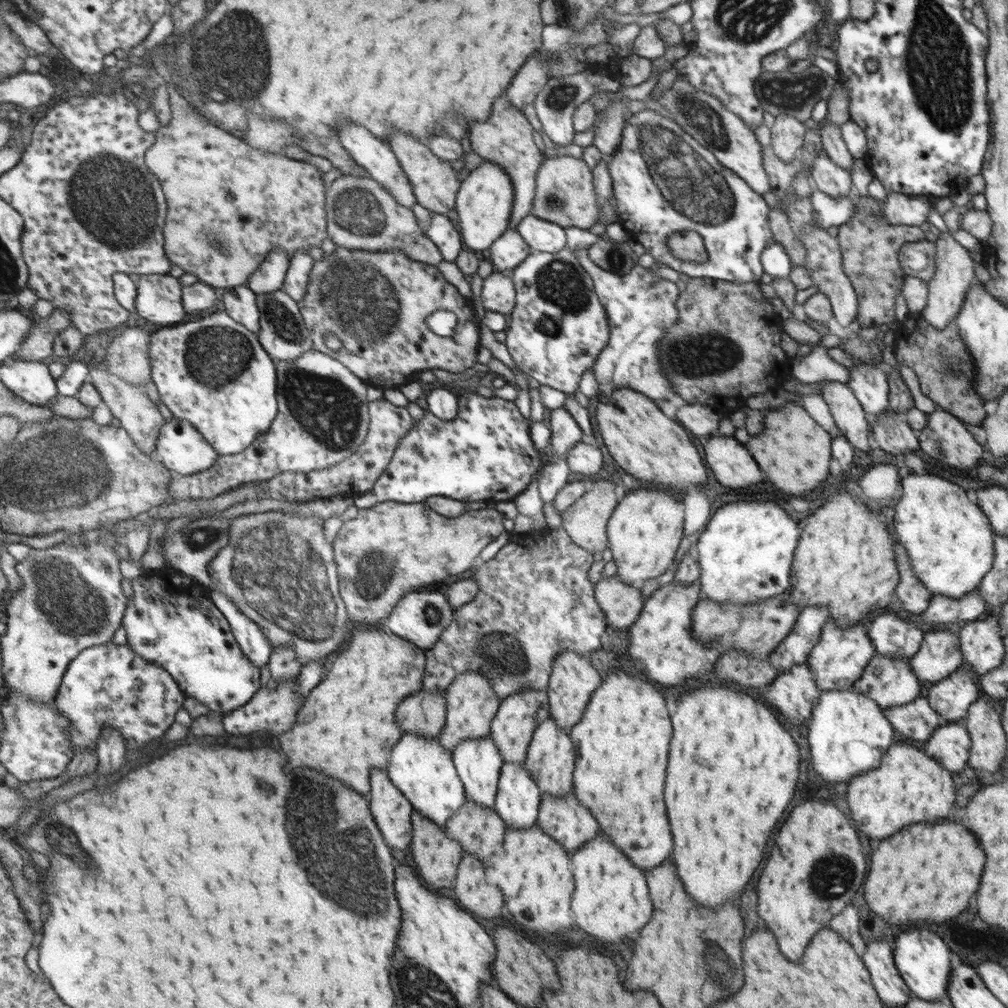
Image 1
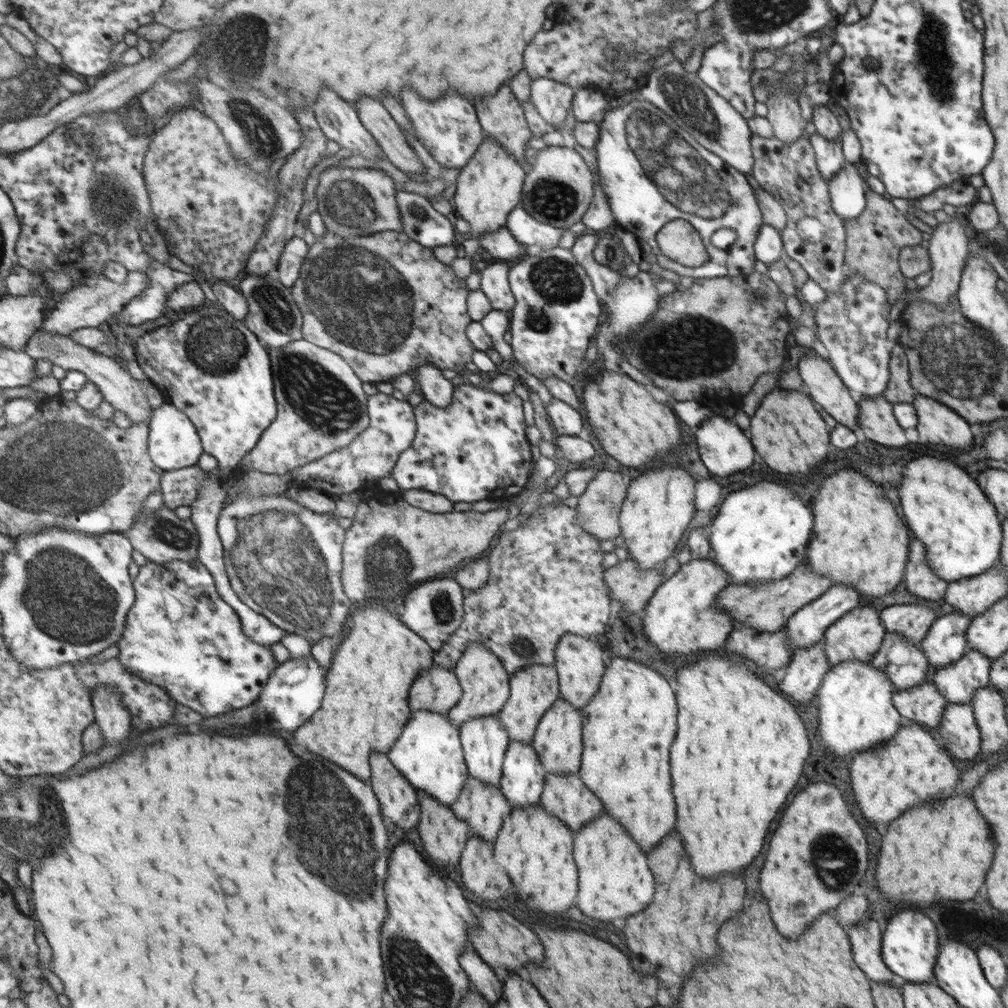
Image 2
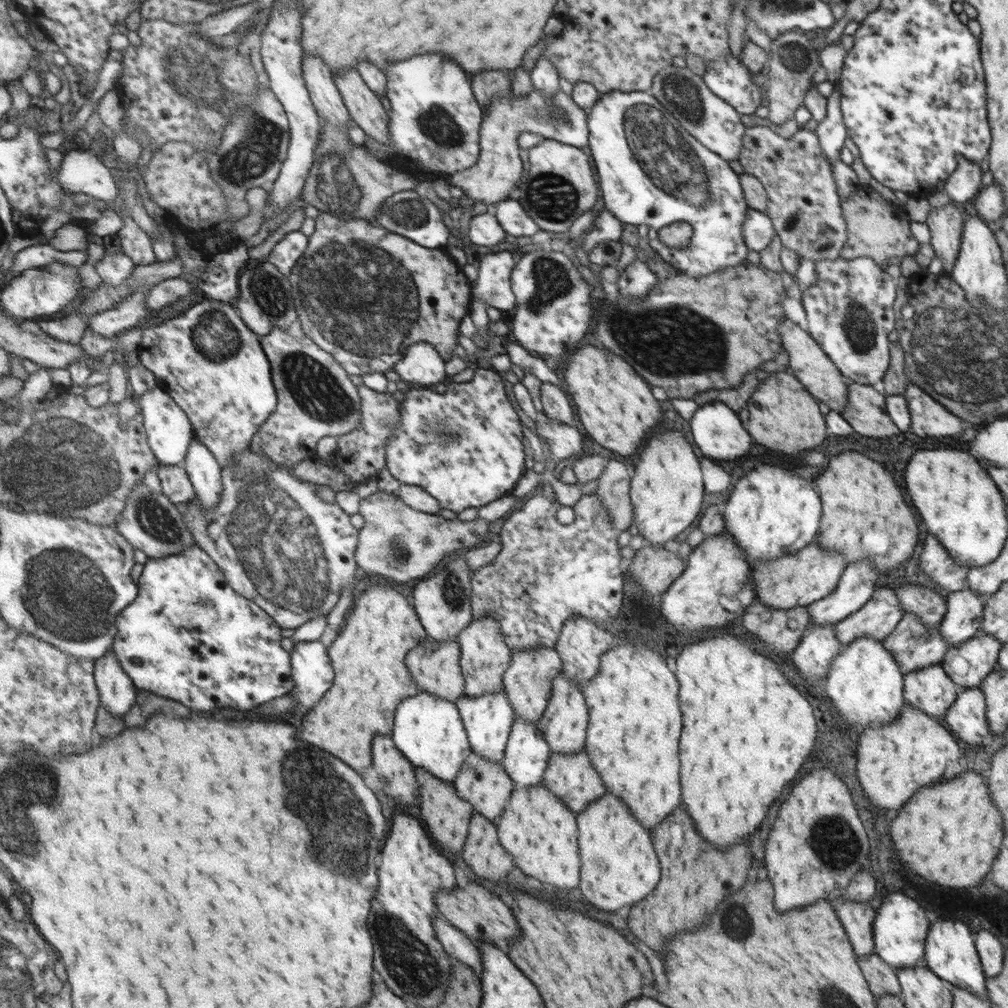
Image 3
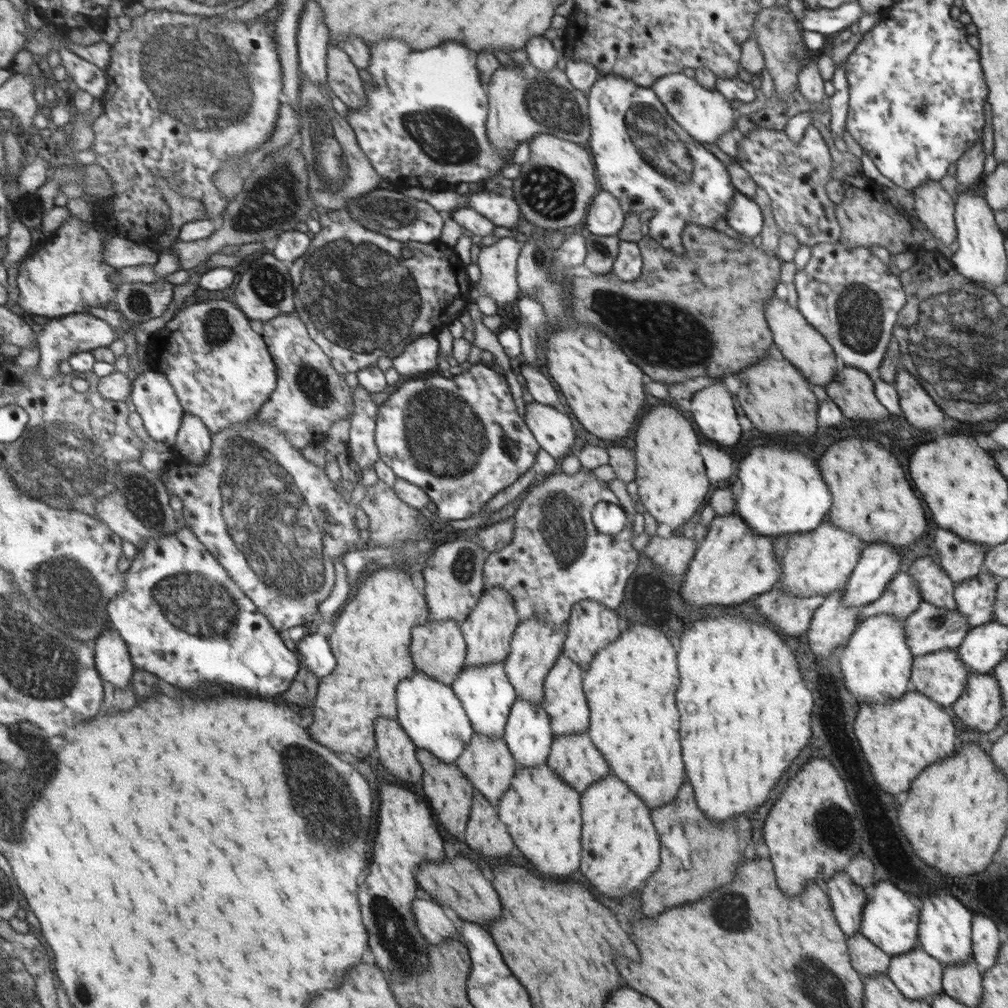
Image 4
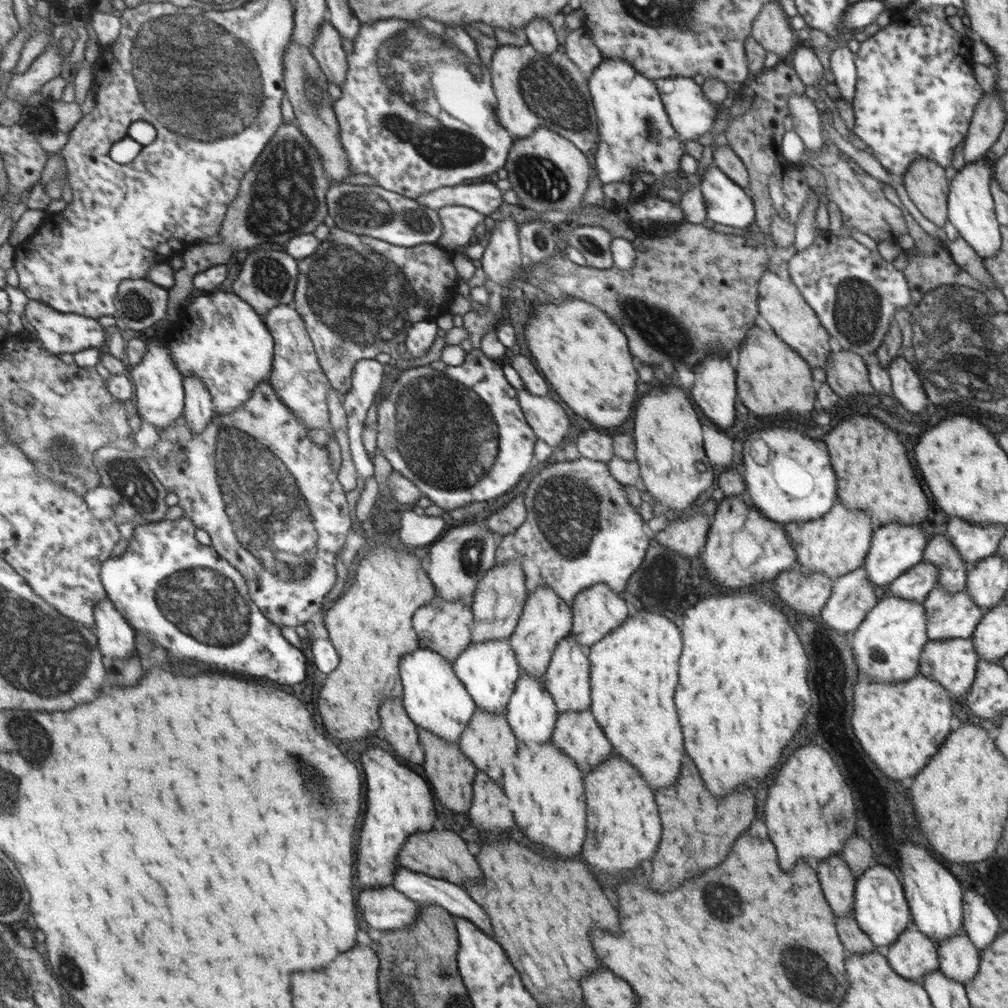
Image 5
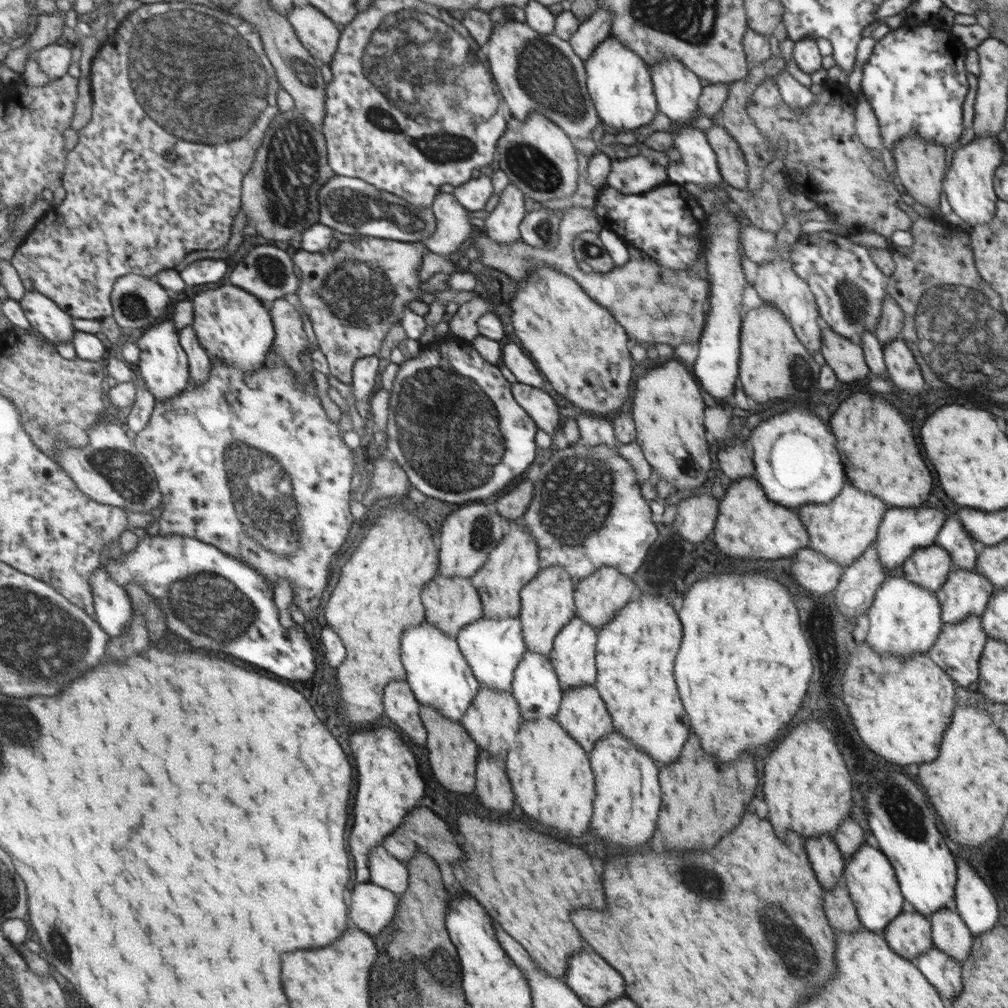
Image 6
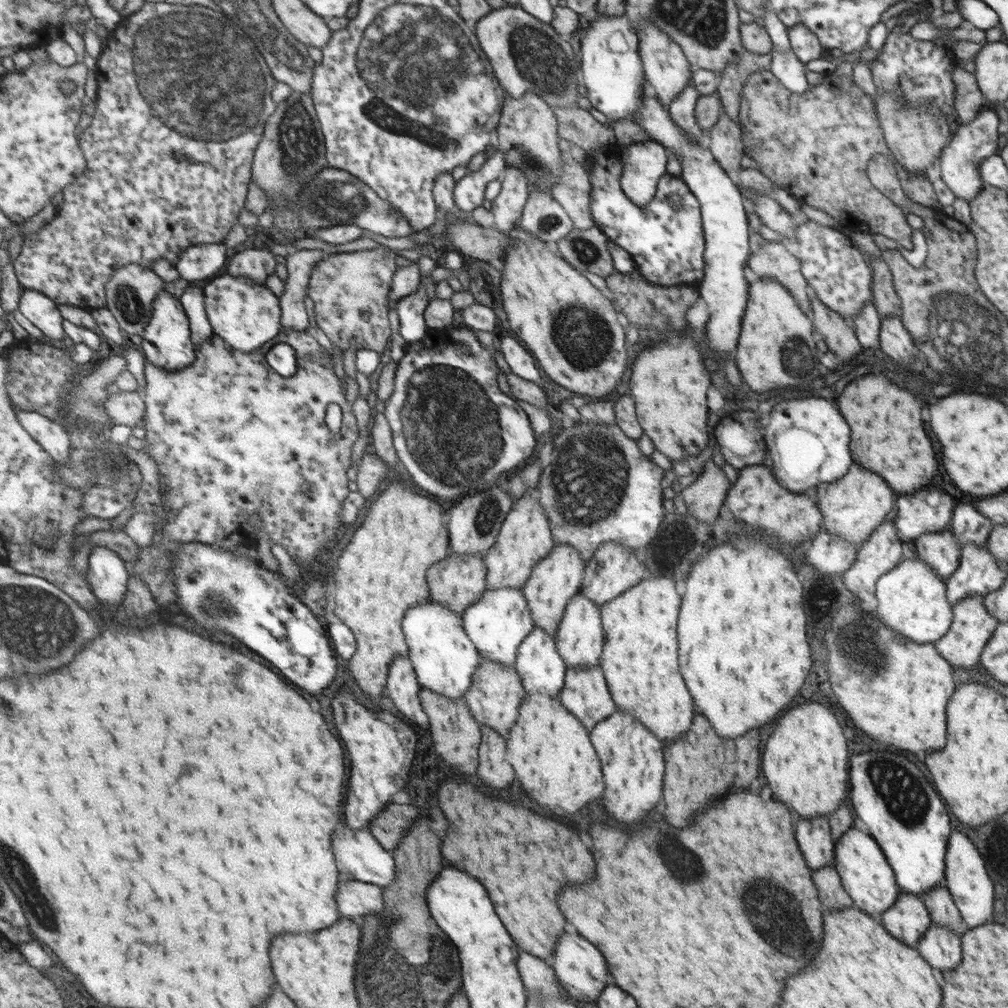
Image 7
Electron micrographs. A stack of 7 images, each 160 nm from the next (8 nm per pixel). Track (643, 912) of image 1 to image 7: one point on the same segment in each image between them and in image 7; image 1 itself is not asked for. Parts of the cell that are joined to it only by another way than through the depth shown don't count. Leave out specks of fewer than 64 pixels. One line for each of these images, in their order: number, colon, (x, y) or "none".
2: (614, 882)
3: (620, 866)
4: (620, 848)
5: (623, 829)
6: (625, 814)
7: (632, 761)

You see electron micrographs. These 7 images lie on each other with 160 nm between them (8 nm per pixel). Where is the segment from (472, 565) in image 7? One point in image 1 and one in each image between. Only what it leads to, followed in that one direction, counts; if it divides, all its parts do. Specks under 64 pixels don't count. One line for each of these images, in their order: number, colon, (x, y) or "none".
1: (423, 713)
2: (437, 689)
3: (436, 666)
4: (439, 648)
5: (445, 626)
6: (452, 603)

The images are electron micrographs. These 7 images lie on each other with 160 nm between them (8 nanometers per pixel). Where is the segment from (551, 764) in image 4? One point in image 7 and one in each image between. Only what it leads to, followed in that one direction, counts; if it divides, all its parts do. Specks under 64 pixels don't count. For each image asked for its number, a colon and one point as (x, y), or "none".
5: (576, 735)
6: (582, 715)
7: (585, 694)

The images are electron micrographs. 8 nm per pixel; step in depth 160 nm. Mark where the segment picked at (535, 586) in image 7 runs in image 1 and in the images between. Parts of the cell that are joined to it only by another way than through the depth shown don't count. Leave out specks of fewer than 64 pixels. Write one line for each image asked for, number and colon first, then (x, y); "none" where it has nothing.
1: (513, 726)
2: (533, 689)
3: (526, 681)
4: (535, 645)
5: (545, 619)
6: (547, 600)

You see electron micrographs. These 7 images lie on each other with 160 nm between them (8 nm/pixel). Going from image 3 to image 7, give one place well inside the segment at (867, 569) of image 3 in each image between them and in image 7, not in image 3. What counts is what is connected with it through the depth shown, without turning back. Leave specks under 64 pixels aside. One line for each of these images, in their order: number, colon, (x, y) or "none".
4: (879, 562)
5: (895, 548)
6: (903, 530)
7: (928, 510)

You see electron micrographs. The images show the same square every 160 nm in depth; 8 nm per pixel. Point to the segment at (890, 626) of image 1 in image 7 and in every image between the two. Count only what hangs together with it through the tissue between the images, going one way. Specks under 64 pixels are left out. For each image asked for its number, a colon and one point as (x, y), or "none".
2: (911, 621)
3: (929, 607)
4: (935, 587)
5: (939, 551)
6: (952, 537)
7: (968, 526)

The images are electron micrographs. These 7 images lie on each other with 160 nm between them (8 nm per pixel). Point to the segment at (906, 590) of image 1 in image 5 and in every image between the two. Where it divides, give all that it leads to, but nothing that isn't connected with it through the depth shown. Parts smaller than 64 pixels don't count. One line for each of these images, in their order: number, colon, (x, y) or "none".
2: (920, 580)
3: (935, 562)
4: (961, 559)
5: (973, 542)

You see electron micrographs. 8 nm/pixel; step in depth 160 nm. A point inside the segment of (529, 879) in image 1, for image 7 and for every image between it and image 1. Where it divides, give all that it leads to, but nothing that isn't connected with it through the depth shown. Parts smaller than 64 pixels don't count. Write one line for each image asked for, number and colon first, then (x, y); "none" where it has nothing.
2: (534, 849)
3: (539, 831)
4: (541, 812)
5: (544, 790)
6: (549, 772)
7: (549, 749)

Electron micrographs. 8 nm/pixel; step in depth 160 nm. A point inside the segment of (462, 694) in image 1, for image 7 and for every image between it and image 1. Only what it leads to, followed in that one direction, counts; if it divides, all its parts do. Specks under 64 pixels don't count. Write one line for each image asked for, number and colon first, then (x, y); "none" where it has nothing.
2: (485, 685)
3: (485, 656)
4: (488, 629)
5: (500, 594)
6: (514, 561)
7: (524, 539)

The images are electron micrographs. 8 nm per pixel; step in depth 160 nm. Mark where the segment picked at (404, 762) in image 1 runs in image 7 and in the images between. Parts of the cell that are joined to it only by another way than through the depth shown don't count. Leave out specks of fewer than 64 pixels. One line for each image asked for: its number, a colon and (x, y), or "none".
2: (428, 752)
3: (428, 730)
4: (432, 716)
5: (435, 699)
6: (438, 674)
7: (443, 657)

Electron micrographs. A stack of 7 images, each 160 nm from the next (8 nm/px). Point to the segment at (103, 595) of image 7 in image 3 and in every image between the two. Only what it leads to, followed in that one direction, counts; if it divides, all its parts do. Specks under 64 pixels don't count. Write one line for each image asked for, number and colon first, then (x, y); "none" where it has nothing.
3: (118, 691)
4: (114, 659)
5: (116, 638)
6: (114, 612)

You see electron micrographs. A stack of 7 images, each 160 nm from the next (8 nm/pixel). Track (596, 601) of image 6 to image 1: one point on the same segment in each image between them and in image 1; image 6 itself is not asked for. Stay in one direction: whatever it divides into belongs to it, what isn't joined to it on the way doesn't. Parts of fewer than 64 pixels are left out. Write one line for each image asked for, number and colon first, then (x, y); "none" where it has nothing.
1: (572, 680)
2: (578, 662)
3: (580, 642)
4: (591, 625)
5: (597, 611)

